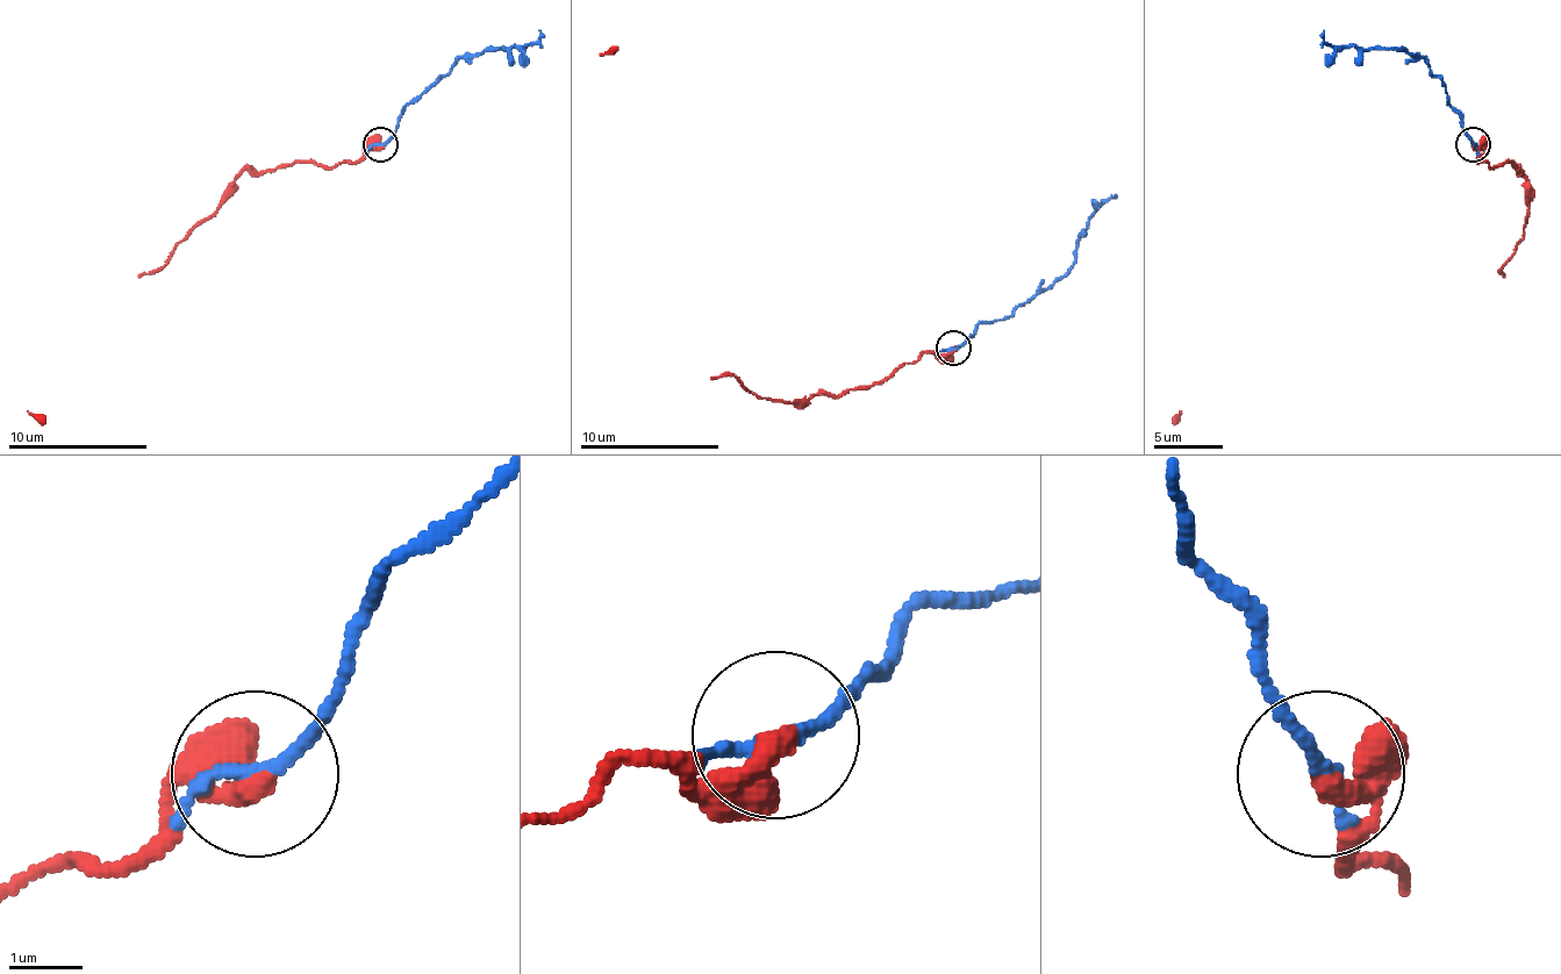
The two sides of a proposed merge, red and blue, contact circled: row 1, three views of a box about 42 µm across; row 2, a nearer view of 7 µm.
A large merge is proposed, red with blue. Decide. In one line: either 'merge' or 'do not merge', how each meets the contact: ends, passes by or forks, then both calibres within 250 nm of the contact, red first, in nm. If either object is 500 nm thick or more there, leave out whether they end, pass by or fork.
merge; red ends there; blue passes by; 380 nm thick on the red side, 160 nm on the other

